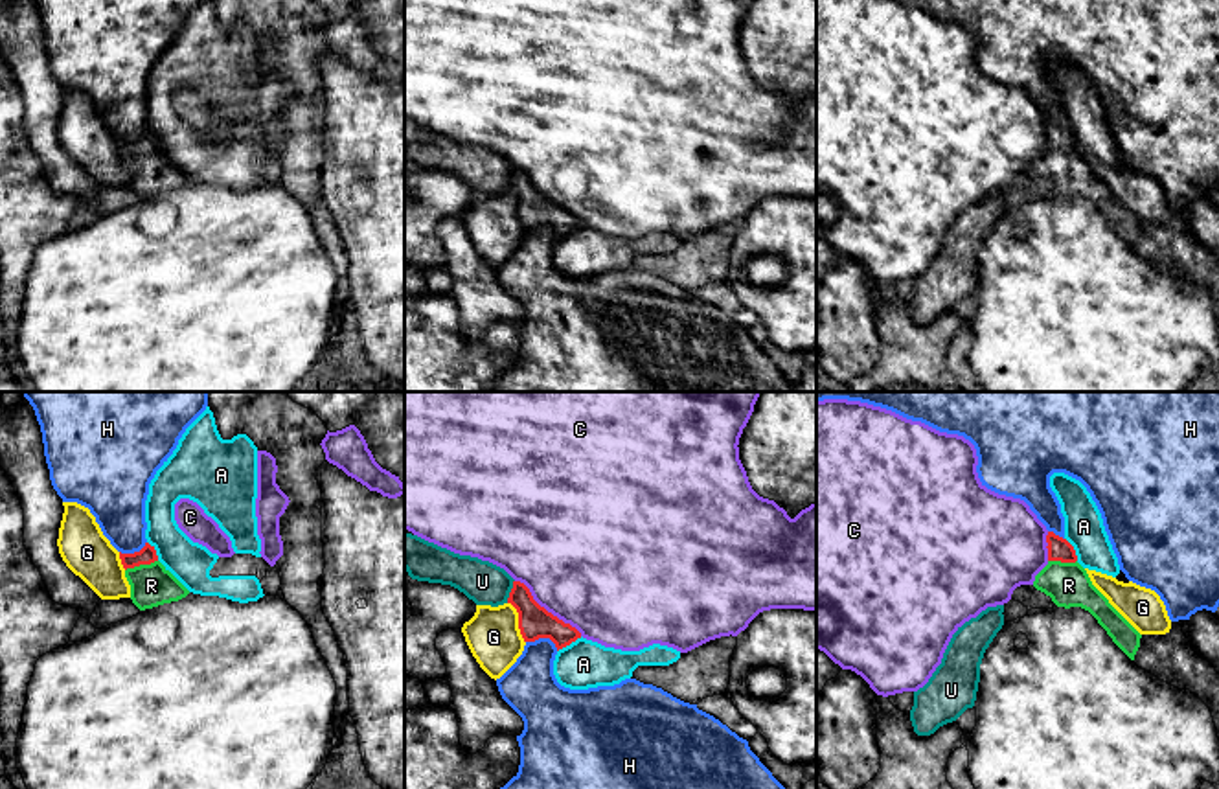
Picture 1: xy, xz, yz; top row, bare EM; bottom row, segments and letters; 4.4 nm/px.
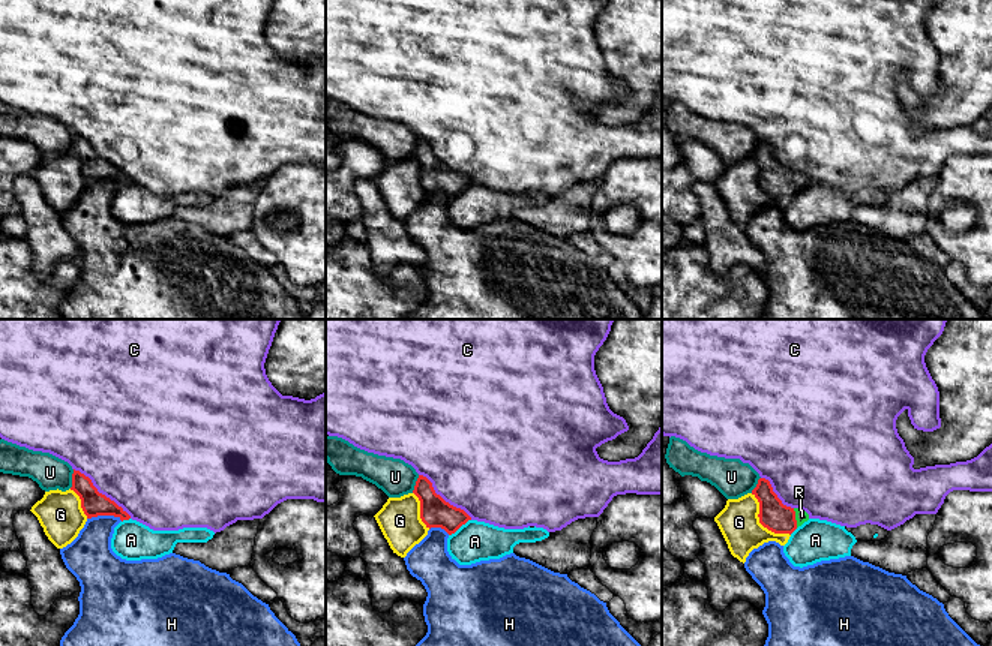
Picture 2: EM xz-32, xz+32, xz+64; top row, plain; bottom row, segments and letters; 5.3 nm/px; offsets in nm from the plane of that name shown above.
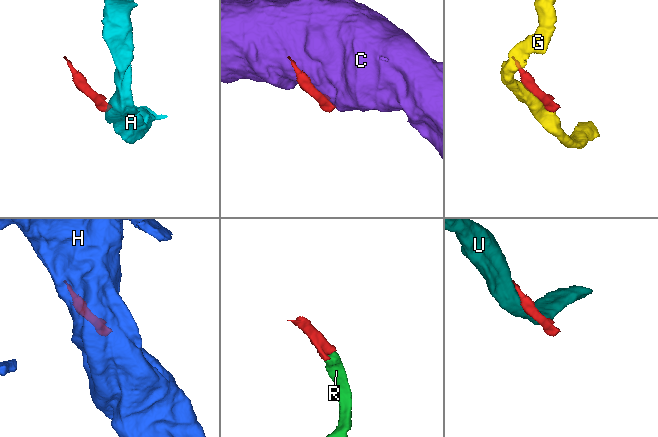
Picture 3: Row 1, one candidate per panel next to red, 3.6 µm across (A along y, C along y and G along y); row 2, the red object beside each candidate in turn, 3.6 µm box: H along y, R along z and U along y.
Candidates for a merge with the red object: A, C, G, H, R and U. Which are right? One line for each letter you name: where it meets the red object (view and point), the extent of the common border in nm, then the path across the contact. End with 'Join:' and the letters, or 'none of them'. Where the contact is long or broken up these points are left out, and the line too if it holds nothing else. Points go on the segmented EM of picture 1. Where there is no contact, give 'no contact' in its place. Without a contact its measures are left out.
R: meets red in xy at (140, 563); contact 150 nm long; runs through xy (148, 554), (140, 563), (151, 585)
Join: R

